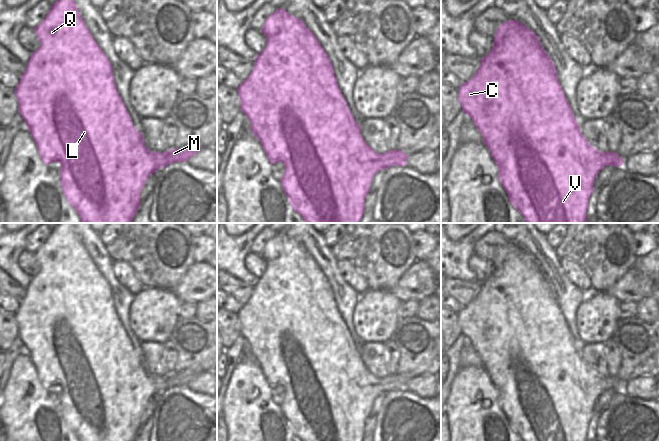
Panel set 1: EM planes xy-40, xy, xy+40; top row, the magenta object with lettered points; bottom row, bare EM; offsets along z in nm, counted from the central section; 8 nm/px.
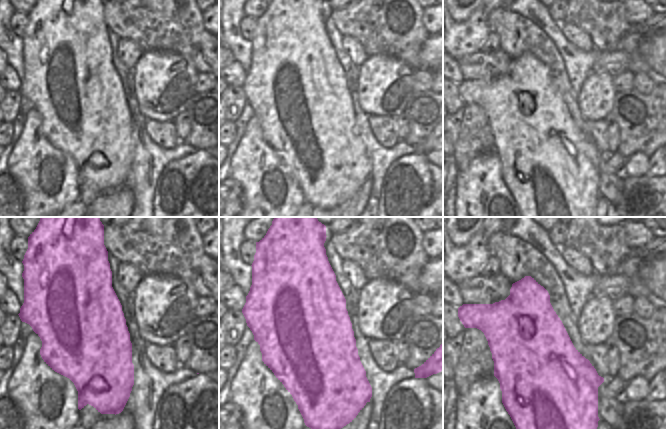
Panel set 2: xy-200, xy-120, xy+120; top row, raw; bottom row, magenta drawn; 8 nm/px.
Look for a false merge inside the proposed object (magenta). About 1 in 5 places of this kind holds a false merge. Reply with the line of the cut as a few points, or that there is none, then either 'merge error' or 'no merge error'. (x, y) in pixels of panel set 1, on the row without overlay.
cut none; no merge error

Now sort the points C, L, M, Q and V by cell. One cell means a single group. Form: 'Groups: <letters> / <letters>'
Groups: C L M Q V

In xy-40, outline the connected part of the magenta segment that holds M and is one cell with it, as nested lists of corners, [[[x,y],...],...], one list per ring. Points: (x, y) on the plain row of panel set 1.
[[[57,223],[52,228],[46,241],[34,252],[34,255],[40,265],[40,271],[35,276],[32,276],[26,288],[26,293],[20,300],[20,305],[14,313],[14,317],[18,325],[18,336],[36,367],[42,385],[47,390],[51,386],[59,386],[61,388],[59,399],[62,415],[68,427],[78,437],[79,441],[135,441],[141,430],[140,417],[148,401],[154,398],[159,392],[165,392],[169,388],[186,386],[201,374],[202,371],[197,368],[189,368],[183,372],[173,372],[164,377],[151,376],[146,371],[142,358],[134,351],[132,343],[116,313],[112,299],[112,289],[86,251],[74,223]]]

